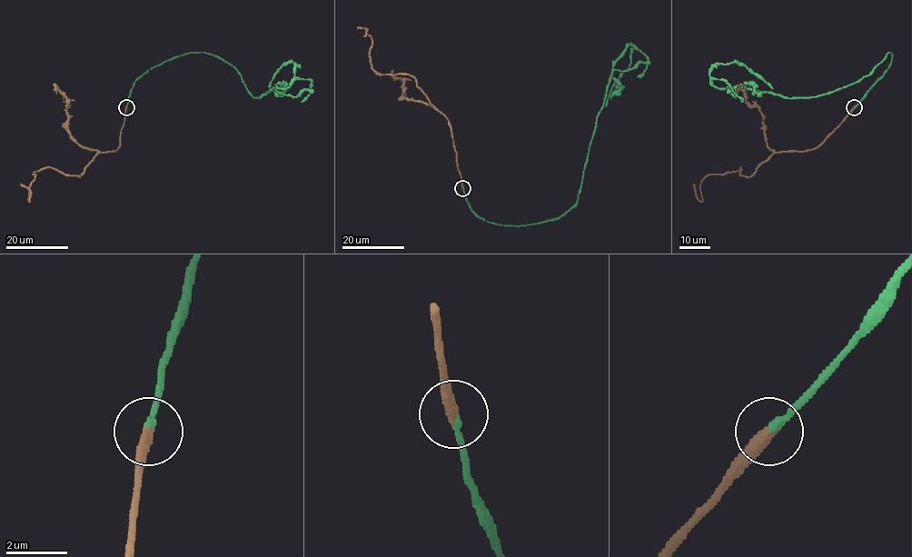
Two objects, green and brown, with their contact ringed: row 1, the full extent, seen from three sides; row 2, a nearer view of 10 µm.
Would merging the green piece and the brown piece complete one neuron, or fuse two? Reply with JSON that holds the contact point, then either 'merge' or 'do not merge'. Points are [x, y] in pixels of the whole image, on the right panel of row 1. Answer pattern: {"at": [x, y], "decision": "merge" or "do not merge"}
{"at": [854, 107], "decision": "merge"}

